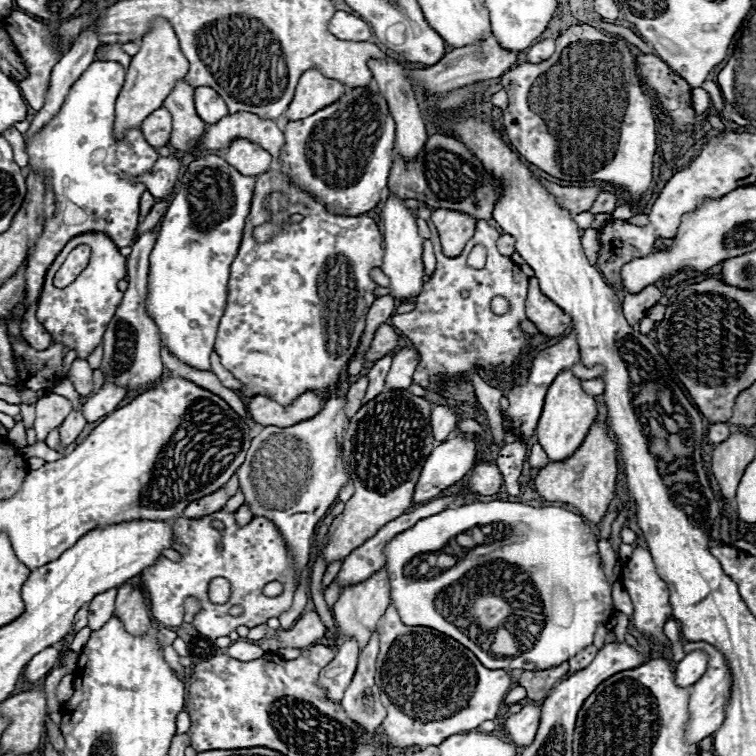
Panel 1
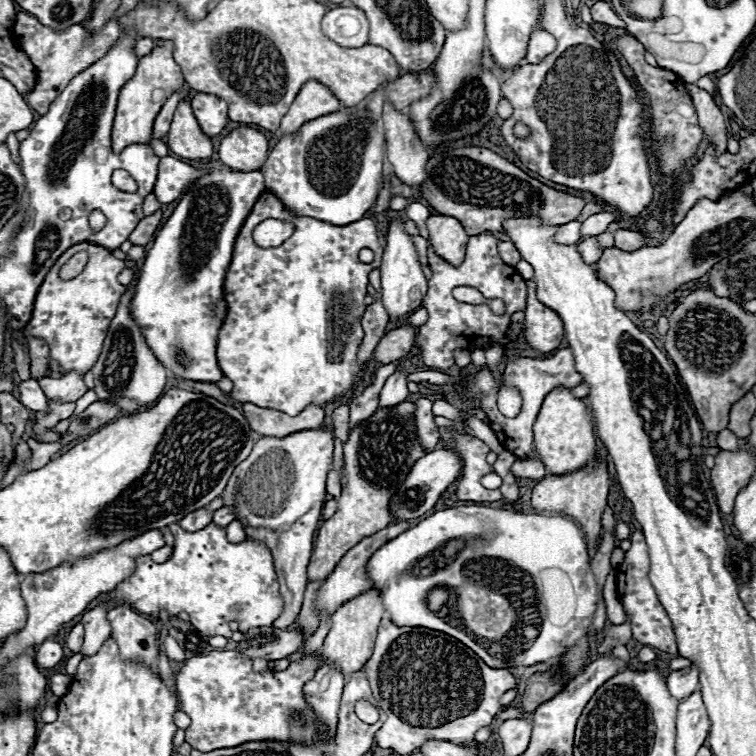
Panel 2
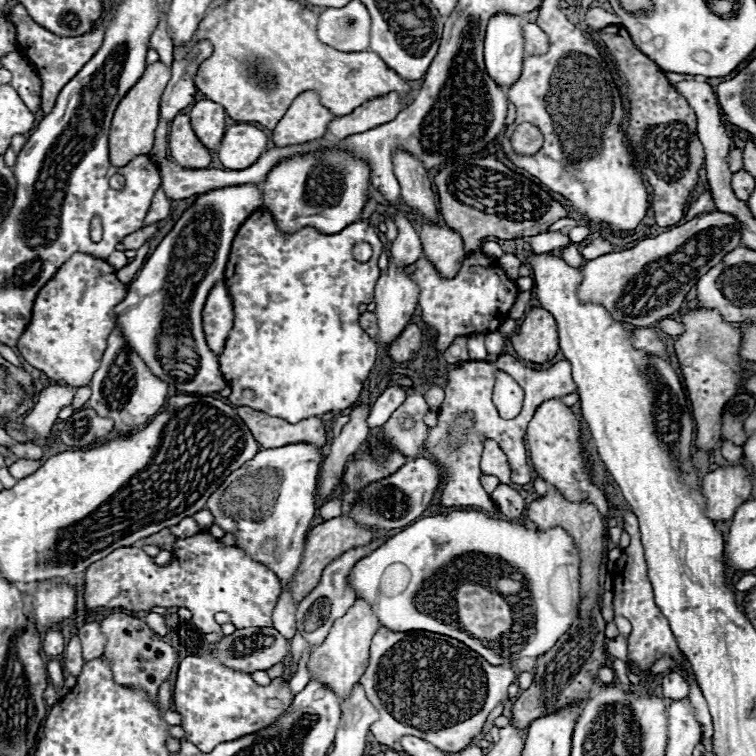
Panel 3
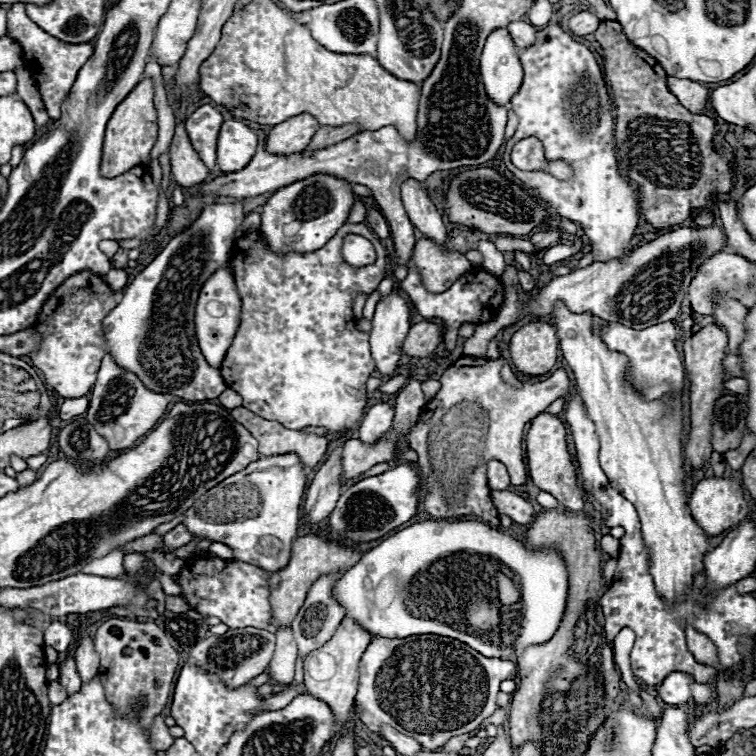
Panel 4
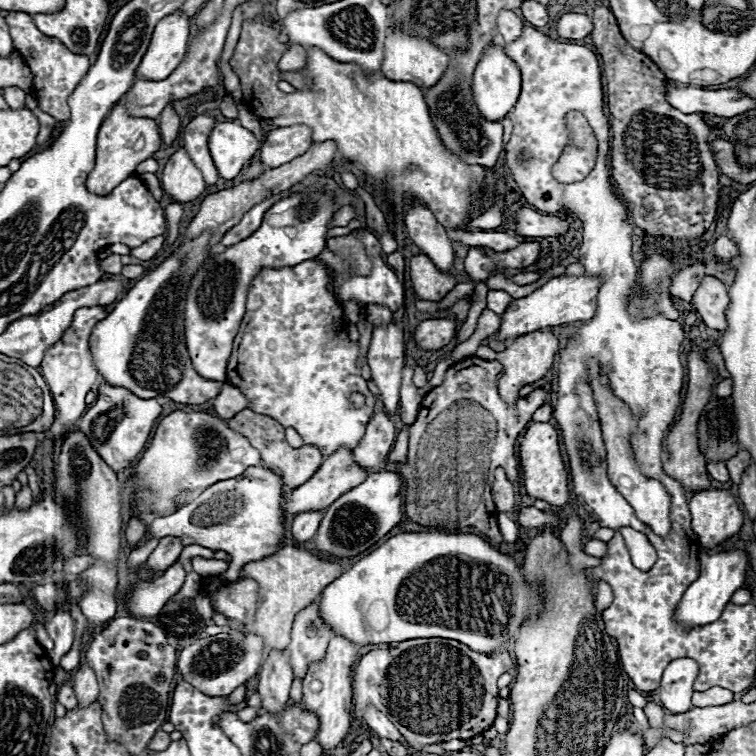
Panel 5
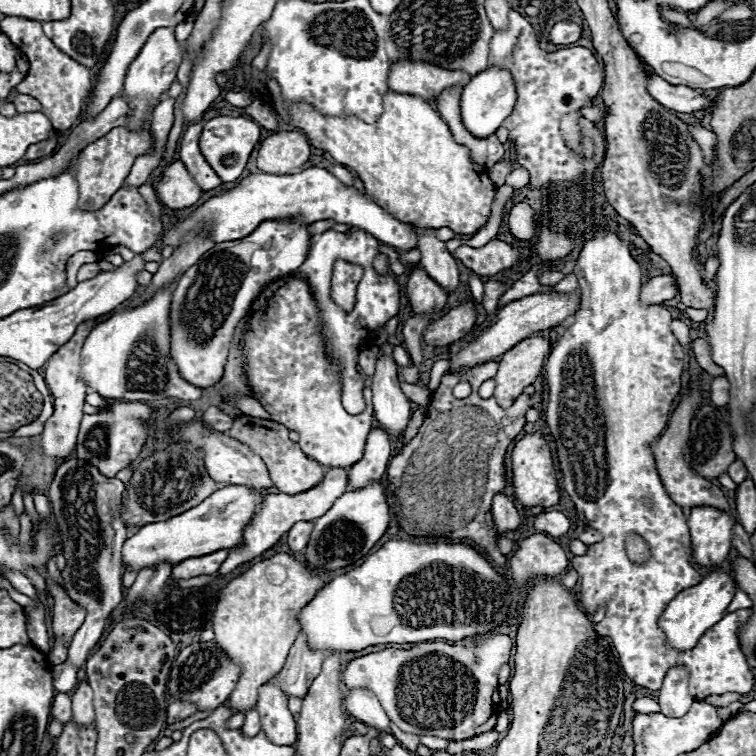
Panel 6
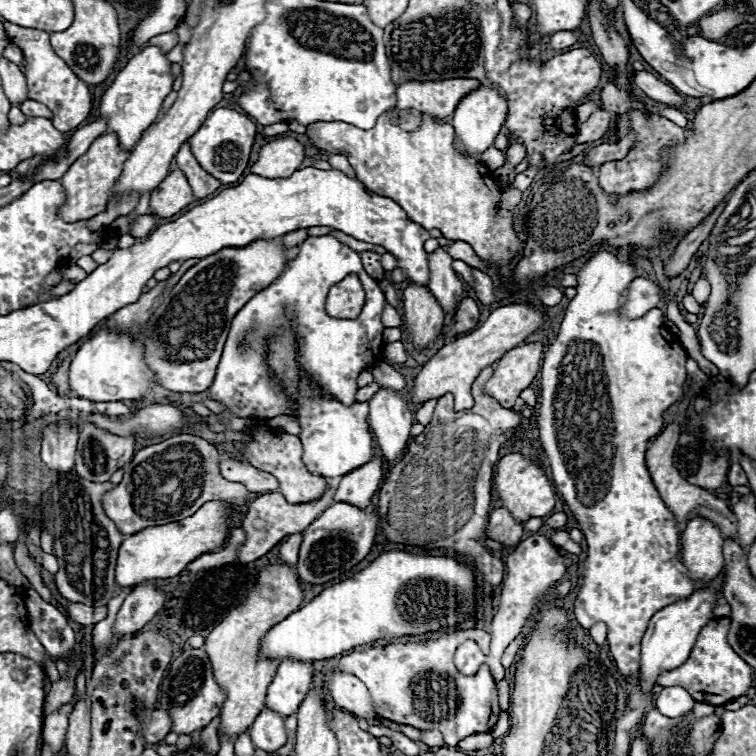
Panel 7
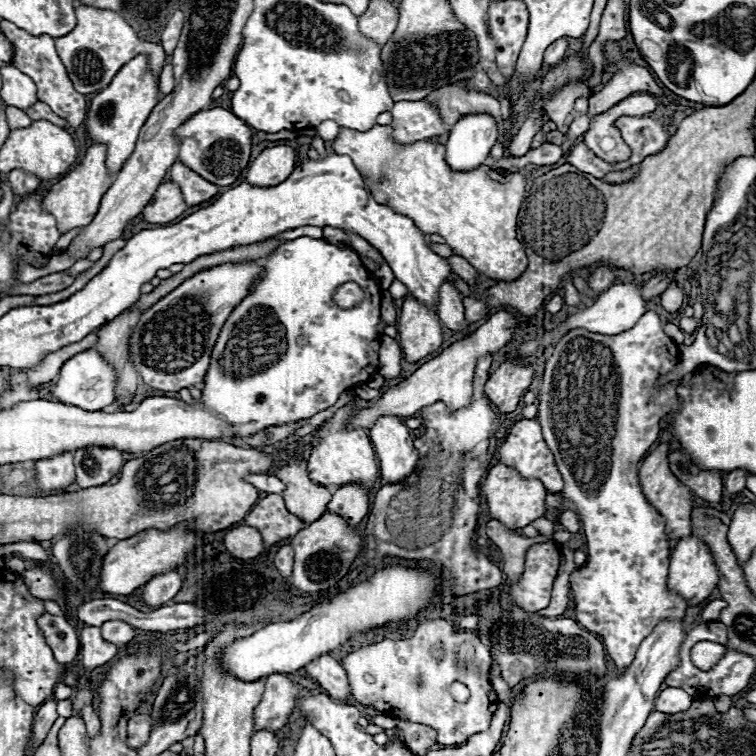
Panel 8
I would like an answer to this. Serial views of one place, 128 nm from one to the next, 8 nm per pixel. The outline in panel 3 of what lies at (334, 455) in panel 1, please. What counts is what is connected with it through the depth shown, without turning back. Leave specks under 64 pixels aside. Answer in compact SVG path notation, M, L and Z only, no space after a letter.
M288 444L282 448L260 450L252 460L244 462L240 470L234 470L204 506L214 514L214 524L236 538L236 546L240 550L268 566L280 578L284 590L274 608L272 620L274 628L288 642L296 634L298 606L292 602L286 584L292 580L296 566L300 564L304 538L314 518L314 492L322 460L322 450L310 444Z

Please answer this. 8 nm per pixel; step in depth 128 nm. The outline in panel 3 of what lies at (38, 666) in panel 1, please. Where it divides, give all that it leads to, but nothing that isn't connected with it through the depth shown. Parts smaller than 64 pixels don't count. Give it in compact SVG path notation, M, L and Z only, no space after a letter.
M50 630L46 636L44 636L44 642L42 642L42 648L48 656L58 656L62 654L66 642L64 642L64 636L60 630Z

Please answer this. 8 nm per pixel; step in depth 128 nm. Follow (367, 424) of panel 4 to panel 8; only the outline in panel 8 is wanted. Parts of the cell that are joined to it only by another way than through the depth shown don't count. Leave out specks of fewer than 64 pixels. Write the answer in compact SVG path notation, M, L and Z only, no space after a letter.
M358 484L342 486L334 492L328 512L342 516L350 526L358 526L368 514L368 492Z

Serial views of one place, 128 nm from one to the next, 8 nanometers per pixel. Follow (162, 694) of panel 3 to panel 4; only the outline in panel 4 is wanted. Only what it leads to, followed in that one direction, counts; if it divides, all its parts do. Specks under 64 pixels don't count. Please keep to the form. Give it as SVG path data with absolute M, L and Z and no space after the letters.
M160 714L160 716L154 720L154 724L150 726L150 742L152 742L152 748L154 748L156 752L168 750L168 746L172 746L172 742L174 742L174 738L172 738L170 732L168 732L168 726L164 724L164 716L162 716L162 714Z

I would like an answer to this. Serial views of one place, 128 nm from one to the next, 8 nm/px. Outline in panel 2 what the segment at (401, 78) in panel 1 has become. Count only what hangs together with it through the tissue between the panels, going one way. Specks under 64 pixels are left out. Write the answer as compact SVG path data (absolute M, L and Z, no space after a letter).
M384 106L384 128L386 128L386 156L394 166L394 174L402 184L420 188L426 182L426 160L428 150L420 146L412 122L404 112Z

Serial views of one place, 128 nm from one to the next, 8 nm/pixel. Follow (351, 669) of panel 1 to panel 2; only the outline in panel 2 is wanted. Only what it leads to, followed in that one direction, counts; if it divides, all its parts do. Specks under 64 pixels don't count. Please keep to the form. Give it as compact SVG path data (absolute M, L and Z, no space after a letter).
M322 666L314 678L304 684L304 698L314 710L318 722L330 732L338 724L338 702L346 678L336 666Z

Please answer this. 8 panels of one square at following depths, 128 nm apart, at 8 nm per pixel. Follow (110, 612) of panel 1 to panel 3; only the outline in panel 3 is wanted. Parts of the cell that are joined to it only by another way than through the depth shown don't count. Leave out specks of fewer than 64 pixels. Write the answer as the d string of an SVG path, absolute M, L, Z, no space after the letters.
M98 622L84 624L84 626L78 630L78 636L80 636L80 642L82 642L84 662L90 662L90 660L102 656L106 638L100 634L100 624L98 624Z

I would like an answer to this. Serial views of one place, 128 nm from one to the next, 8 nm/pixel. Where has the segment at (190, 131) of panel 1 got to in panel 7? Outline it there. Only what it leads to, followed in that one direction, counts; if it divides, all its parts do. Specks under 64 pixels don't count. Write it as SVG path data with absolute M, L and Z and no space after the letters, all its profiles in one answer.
M172 170L164 182L150 194L150 212L158 218L170 218L194 200L192 188L180 170Z

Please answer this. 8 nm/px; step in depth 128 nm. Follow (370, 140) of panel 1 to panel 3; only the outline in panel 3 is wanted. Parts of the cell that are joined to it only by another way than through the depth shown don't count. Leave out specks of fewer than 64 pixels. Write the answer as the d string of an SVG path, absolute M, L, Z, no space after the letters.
M326 150L320 154L296 156L280 162L268 174L262 194L264 208L272 214L280 232L294 234L302 228L316 228L320 234L336 234L358 220L370 188L370 168L348 152Z

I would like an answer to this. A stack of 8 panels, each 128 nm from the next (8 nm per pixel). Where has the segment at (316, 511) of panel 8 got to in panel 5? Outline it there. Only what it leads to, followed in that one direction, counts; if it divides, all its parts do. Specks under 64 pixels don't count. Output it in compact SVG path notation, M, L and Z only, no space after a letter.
M242 410L234 418L228 420L228 426L234 432L240 432L242 436L246 436L250 440L250 444L260 452L262 464L266 468L270 468L274 474L280 476L280 480L284 484L284 490L296 490L298 486L302 486L304 482L308 482L316 474L316 470L320 468L320 464L322 464L322 454L320 454L320 450L316 450L316 446L292 448L286 442L286 438L284 438L284 426L278 424L270 416L256 414L252 410Z

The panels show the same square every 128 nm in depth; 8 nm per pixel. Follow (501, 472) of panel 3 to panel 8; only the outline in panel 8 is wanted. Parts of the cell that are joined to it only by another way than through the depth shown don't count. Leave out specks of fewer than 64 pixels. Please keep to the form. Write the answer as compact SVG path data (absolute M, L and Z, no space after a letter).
M490 520L486 524L486 534L488 538L500 548L502 552L502 558L504 558L504 566L502 566L502 572L504 572L504 588L518 582L520 574L524 572L524 556L526 556L526 550L528 546L532 544L538 544L542 540L548 540L548 536L542 536L538 534L536 538L528 538L528 536L520 536L512 530L508 530L504 524L496 522L496 520Z

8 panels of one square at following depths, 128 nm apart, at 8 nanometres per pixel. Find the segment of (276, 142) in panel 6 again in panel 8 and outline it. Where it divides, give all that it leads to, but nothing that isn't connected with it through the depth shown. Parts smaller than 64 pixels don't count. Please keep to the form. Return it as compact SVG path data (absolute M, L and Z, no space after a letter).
M274 146L260 152L250 164L246 182L252 186L276 186L284 182L296 168L296 150L290 146Z

